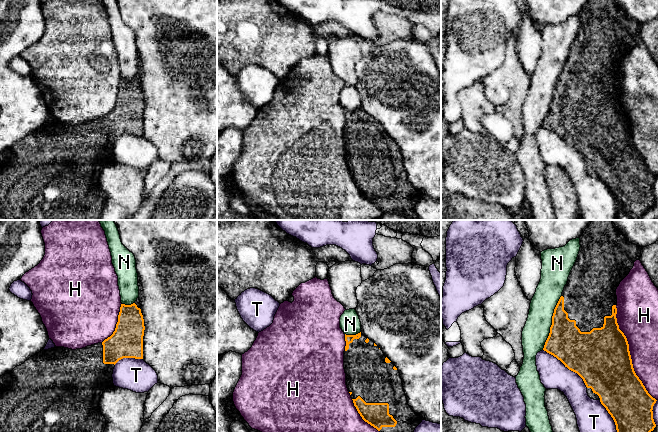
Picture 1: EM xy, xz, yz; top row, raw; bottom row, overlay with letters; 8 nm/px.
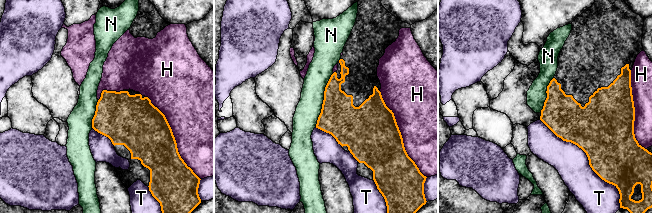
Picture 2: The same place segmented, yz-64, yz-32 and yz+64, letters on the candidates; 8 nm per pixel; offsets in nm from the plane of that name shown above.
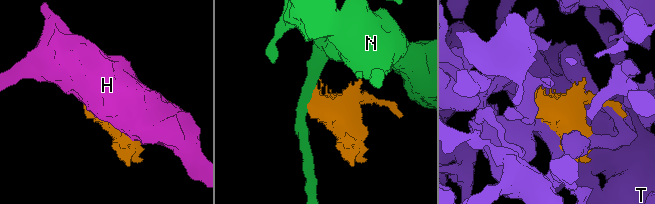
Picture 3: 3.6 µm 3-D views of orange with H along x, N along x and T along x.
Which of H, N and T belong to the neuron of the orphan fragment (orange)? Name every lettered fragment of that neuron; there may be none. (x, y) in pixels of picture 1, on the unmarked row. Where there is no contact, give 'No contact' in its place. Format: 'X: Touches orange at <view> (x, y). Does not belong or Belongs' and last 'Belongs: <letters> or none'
H: Touches orange at yz (629, 129). Does not belong
N: Touches orange at yz (552, 98). Does not belong
T: Touches orange at yz (567, 143). Does not belong
Belongs: none

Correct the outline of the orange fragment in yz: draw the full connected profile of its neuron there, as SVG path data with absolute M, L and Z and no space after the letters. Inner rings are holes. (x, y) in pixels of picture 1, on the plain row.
M590 0L580 13L580 21L577 36L554 85L550 109L543 126L583 155L588 172L599 176L613 194L617 216L626 214L632 220L640 220L656 203L652 186L657 176L648 169L634 147L627 114L617 99L616 65L629 50L634 38L640 36L642 23L630 19L613 0Z

